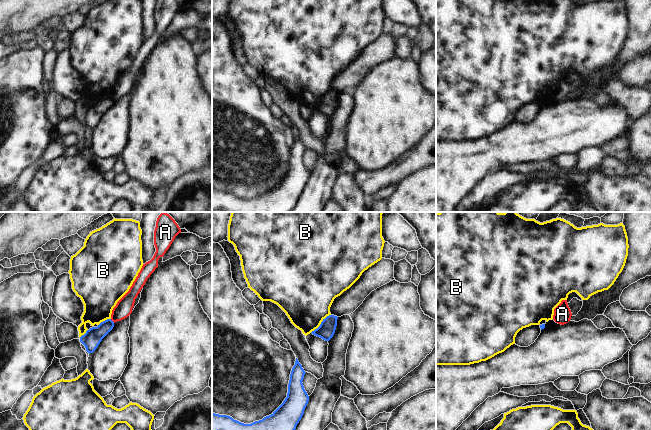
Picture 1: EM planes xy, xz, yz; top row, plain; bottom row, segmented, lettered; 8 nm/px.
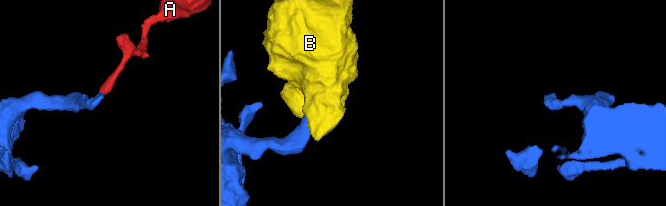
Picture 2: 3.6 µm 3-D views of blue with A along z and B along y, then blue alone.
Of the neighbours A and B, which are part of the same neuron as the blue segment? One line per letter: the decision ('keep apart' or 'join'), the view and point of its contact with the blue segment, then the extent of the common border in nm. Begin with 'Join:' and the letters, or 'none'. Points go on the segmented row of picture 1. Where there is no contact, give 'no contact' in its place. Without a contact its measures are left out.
Join: none
A: keep apart | xy (111, 320) | 50 nm
B: keep apart | xz (320, 324) | 220 nm

